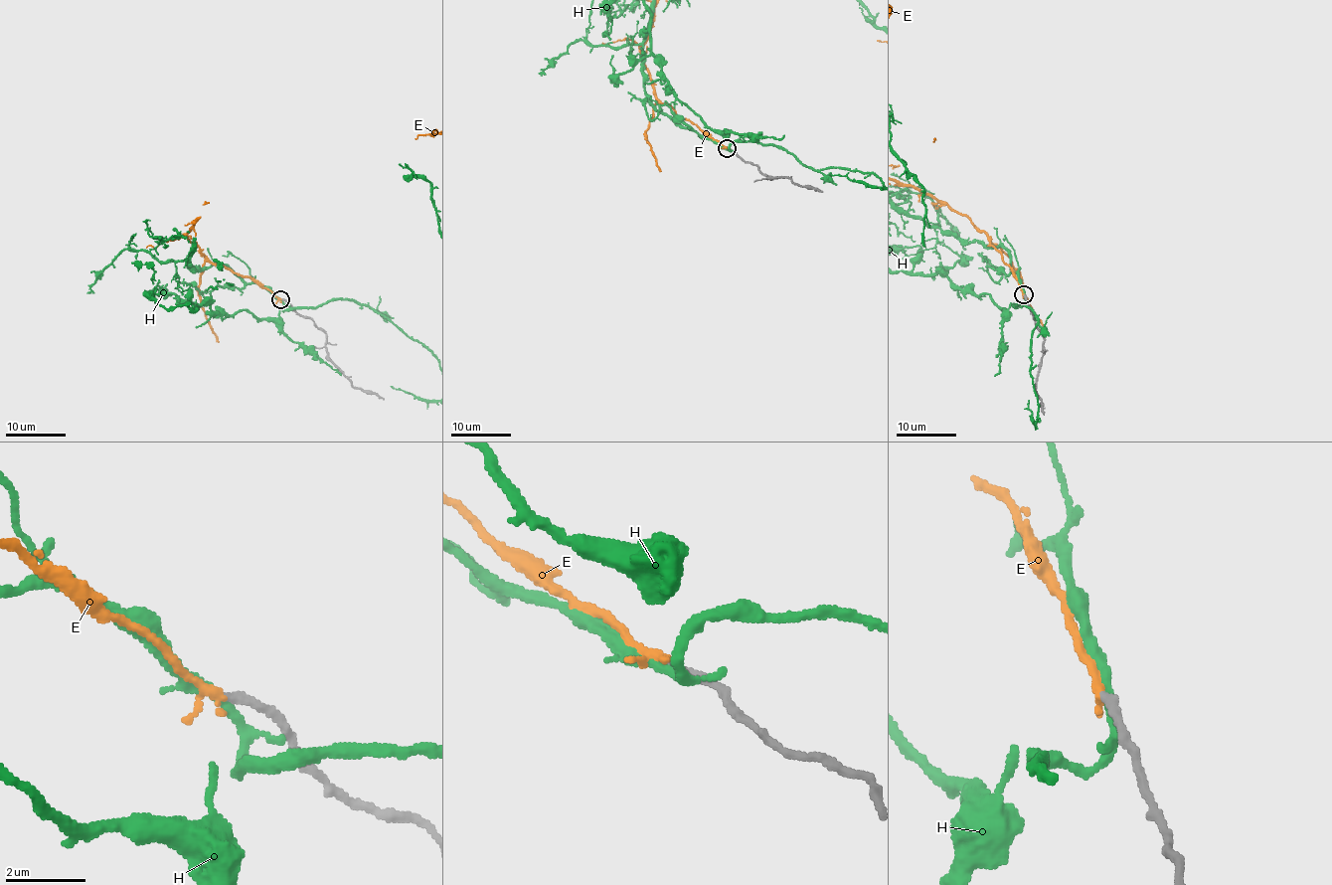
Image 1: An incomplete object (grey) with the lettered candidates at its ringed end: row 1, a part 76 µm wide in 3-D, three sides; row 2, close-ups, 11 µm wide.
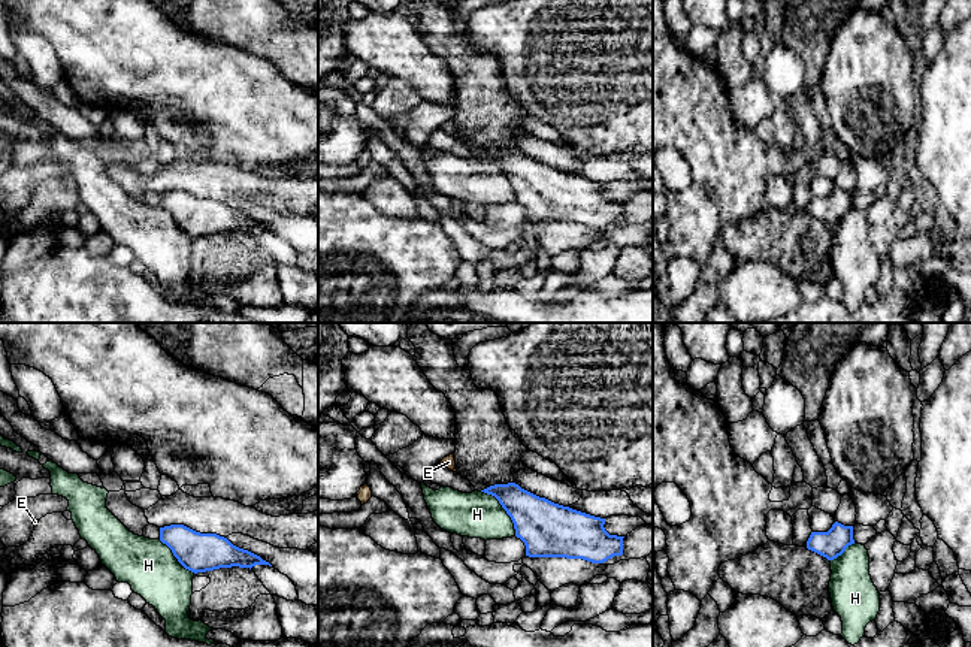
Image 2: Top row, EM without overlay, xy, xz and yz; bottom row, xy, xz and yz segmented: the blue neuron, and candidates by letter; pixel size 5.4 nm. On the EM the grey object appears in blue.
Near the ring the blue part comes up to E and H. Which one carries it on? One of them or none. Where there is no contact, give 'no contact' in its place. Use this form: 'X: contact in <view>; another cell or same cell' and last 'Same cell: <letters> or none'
E: no contact; same cell
H: contact in xz; another cell
Same cell: E

